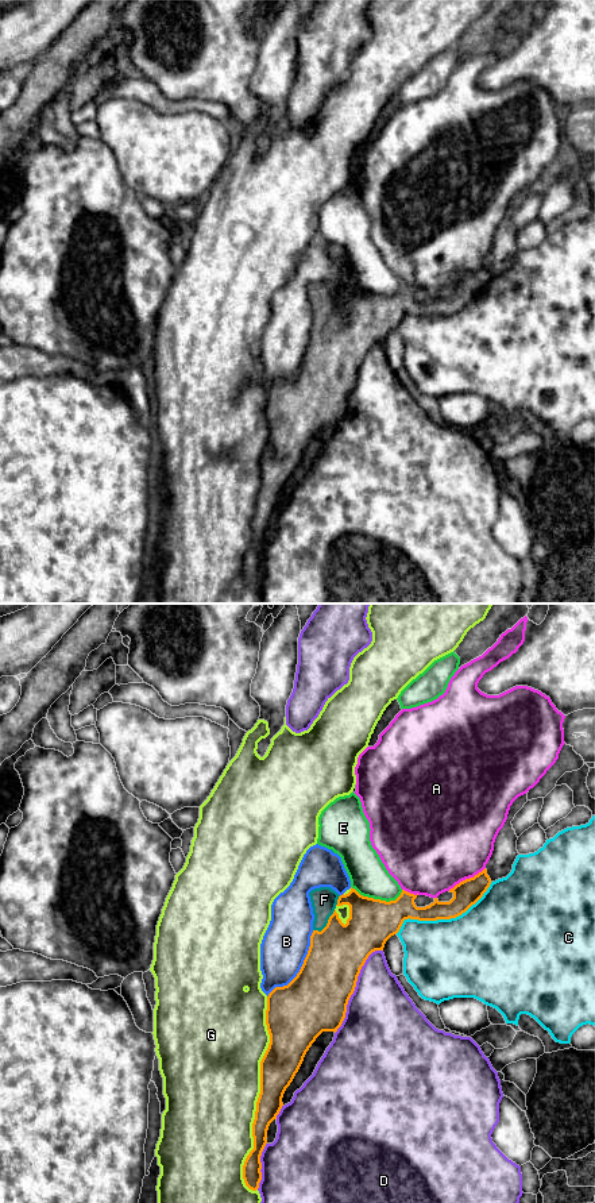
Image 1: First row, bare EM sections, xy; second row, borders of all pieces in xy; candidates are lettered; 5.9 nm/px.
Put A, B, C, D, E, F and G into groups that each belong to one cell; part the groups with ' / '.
A / B / C / D / E / F / G

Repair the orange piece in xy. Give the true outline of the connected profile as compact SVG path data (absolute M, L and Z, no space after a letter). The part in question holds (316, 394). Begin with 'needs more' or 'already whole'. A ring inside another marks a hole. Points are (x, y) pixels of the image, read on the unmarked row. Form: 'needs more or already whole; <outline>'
needs more; M484 263L474 273L465 274L451 284L449 288L453 289L453 293L449 297L440 297L434 293L434 297L425 302L417 302L414 298L417 290L405 285L402 285L401 290L395 296L390 297L363 292L352 282L345 290L339 290L331 282L320 282L309 288L314 316L308 350L297 371L287 381L275 382L267 392L266 420L270 429L270 439L260 456L260 489L256 497L255 514L252 518L254 544L250 547L243 560L243 574L250 585L256 586L259 583L262 575L260 551L267 539L267 525L270 518L277 514L277 510L283 501L282 493L286 483L293 477L306 447L316 433L322 427L336 428L341 421L345 413L348 396L355 386L358 371L368 351L375 346L383 346L386 336L399 327L405 315L437 316L456 313L475 300L487 286L490 279L491 274ZM343 300L349 301L349 313L345 320L335 305L337 301Z

